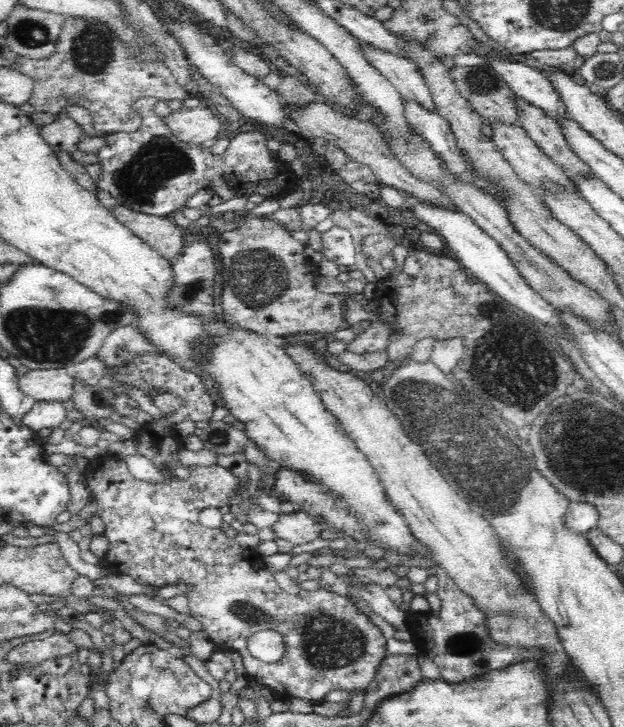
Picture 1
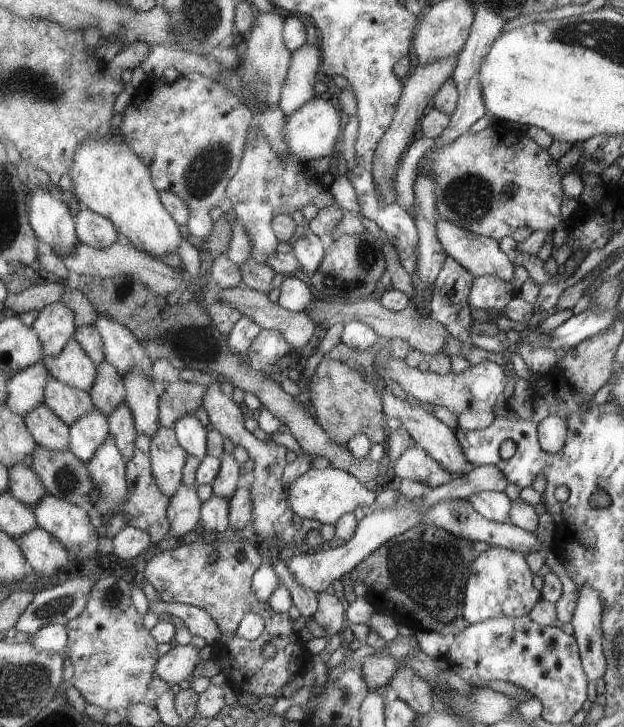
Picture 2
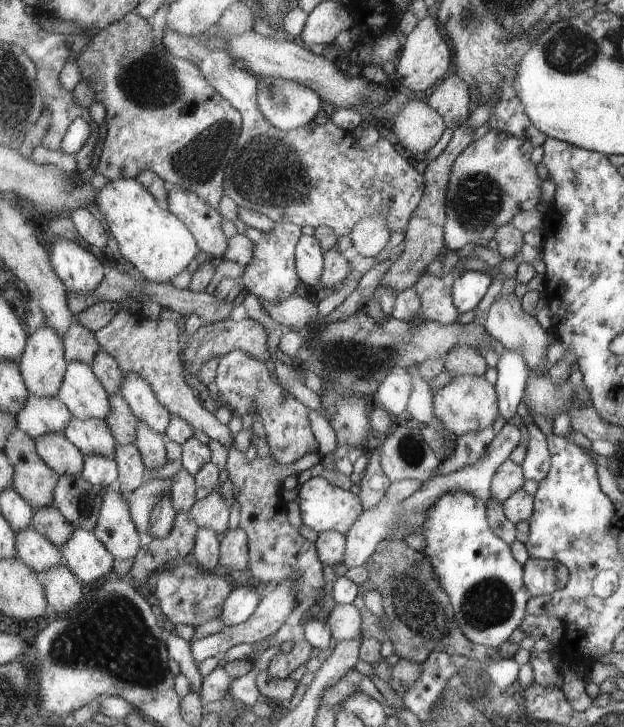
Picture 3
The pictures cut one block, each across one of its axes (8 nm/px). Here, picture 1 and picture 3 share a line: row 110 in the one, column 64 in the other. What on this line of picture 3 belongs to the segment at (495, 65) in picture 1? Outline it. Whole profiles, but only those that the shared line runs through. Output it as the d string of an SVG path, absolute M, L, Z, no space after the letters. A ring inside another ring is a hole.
M74 529L60 549L64 564L87 589L102 584L112 573L113 554L92 531Z

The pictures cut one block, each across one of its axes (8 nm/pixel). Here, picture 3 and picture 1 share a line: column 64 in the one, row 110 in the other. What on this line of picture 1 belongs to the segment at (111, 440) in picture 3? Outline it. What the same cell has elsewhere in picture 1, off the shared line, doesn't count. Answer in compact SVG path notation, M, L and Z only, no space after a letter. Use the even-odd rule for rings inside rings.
M357 40L357 46L366 62L380 71L405 100L415 102L430 112L436 111L432 93L414 62L377 48L369 41Z

